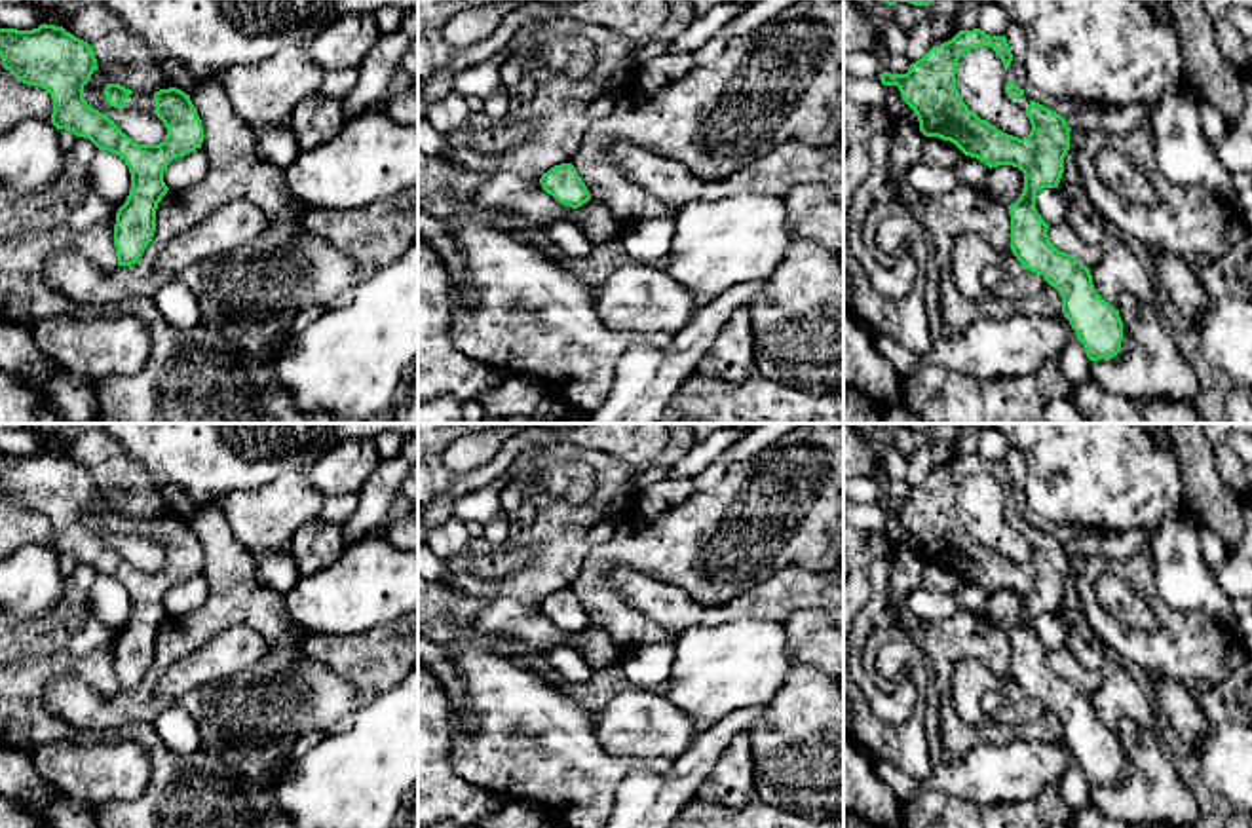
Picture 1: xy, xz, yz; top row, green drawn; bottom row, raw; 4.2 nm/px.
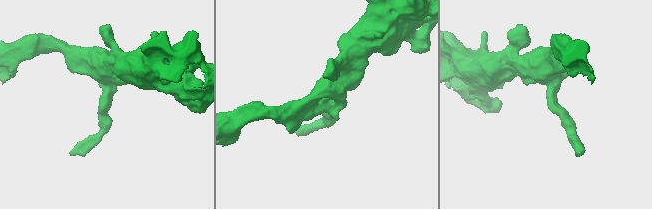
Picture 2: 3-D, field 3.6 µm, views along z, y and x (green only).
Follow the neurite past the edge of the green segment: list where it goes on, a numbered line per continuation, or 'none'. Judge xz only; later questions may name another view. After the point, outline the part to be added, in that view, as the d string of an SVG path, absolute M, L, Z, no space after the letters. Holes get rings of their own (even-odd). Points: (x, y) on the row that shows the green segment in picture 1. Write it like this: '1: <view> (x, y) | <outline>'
none

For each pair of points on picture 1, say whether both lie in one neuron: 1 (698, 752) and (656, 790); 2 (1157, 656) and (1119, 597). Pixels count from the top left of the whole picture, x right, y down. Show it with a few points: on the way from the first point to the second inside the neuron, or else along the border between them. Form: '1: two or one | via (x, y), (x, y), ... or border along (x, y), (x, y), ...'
1: one | via (694, 764), (667, 790)
2: two | border along (1102, 606), (1137, 629), (1154, 633), (1159, 627)

